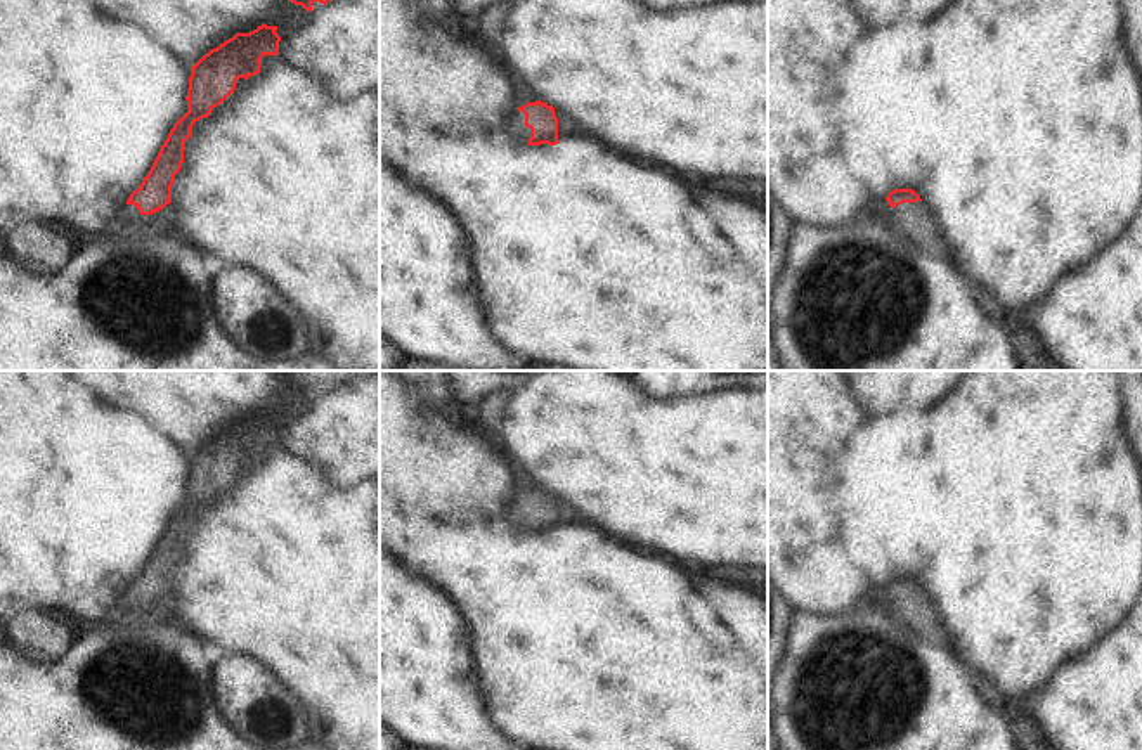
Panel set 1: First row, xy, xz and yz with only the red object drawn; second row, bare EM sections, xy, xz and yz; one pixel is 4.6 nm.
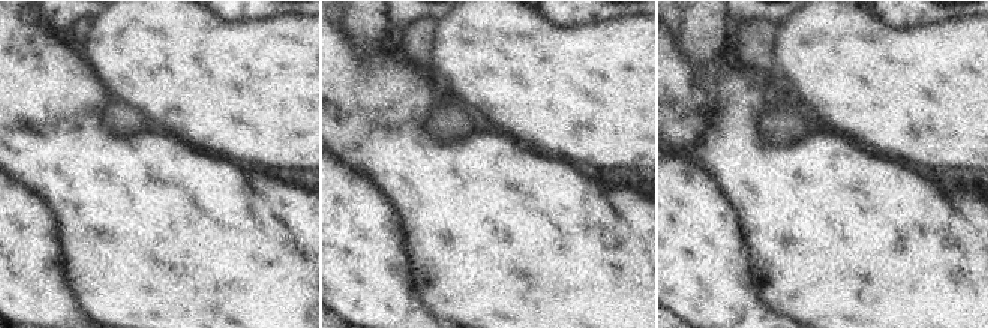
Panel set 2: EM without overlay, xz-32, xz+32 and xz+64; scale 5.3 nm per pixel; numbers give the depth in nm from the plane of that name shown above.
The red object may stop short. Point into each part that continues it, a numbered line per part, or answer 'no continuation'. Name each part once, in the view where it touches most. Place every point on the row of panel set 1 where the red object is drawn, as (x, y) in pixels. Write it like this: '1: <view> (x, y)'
1: xz (515, 125)

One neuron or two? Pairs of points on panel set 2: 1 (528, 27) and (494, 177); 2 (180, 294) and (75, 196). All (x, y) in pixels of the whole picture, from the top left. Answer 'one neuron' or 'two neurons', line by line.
1: two neurons
2: one neuron

